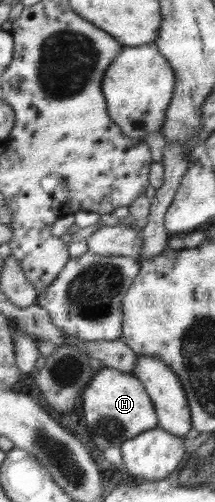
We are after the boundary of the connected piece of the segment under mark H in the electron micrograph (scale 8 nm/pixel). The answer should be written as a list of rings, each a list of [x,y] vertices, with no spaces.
[[[102,367],[99,372],[94,373],[82,396],[87,430],[96,452],[103,453],[111,445],[120,447],[133,436],[158,427],[155,405],[143,383],[132,374],[122,373],[111,367]]]

